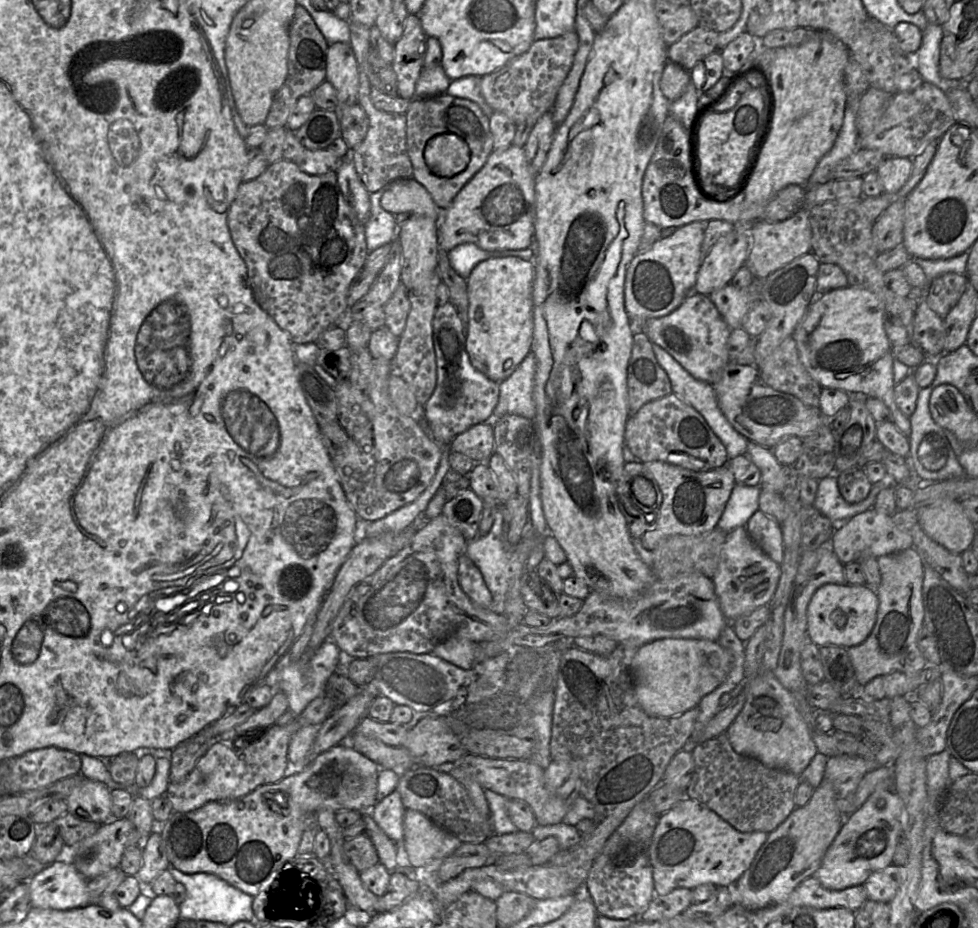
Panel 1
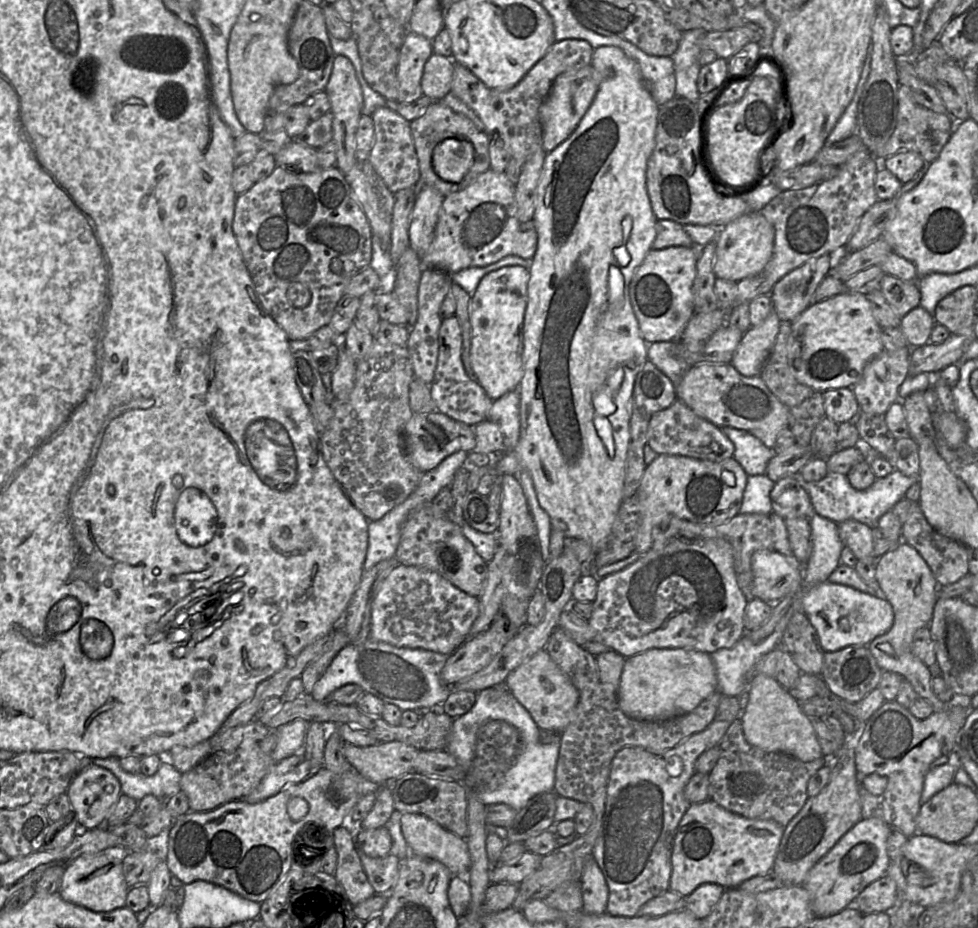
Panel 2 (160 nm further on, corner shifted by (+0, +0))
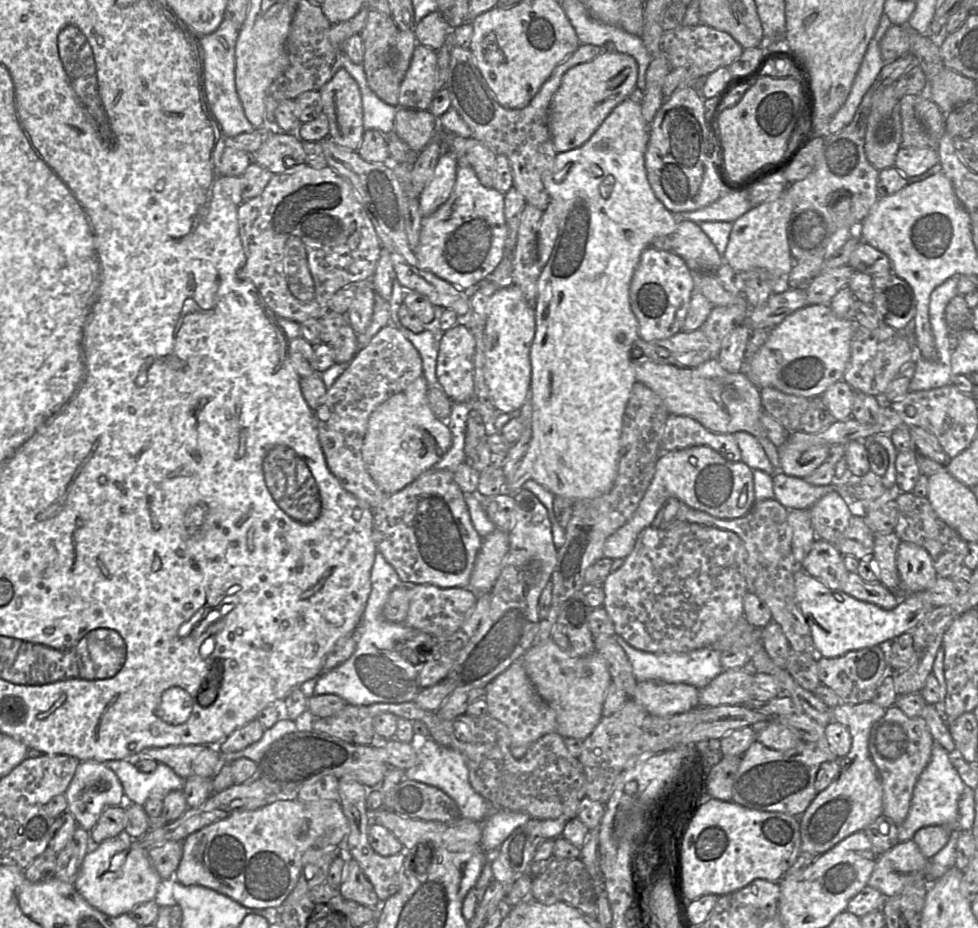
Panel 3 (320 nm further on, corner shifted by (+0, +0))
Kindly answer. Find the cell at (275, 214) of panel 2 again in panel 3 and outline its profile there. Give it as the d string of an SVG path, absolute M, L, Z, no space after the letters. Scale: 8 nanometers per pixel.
M303 165L290 172L273 174L261 194L238 205L237 221L239 236L244 251L244 276L256 287L263 301L277 318L285 318L297 323L302 323L310 318L320 319L329 311L329 301L338 290L351 283L370 280L374 274L381 252L380 240L365 207L361 203L361 198L357 195L350 182L329 166L315 169L311 166Z

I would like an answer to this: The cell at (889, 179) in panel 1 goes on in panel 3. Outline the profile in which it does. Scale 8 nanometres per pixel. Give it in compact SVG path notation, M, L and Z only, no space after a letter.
M903 148L896 155L894 167L904 176L914 177L924 174L940 162L936 148Z

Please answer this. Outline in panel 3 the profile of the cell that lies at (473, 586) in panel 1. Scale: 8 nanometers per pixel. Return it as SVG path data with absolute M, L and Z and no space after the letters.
M427 470L405 488L388 495L372 511L377 551L393 566L401 583L469 587L483 538L473 526L465 494L454 479L454 472Z

